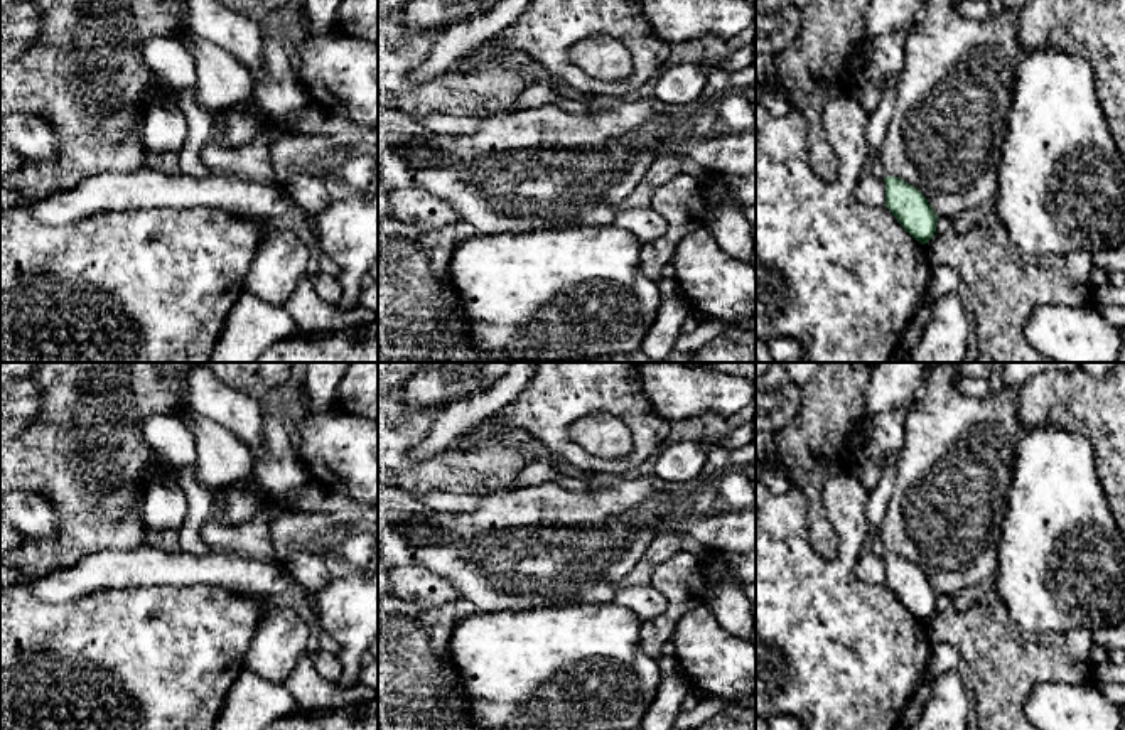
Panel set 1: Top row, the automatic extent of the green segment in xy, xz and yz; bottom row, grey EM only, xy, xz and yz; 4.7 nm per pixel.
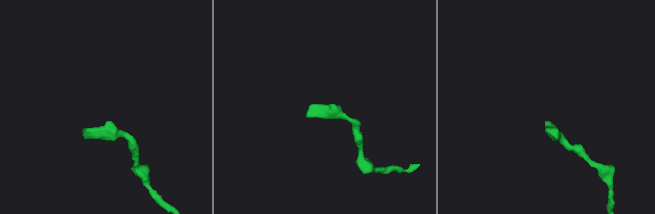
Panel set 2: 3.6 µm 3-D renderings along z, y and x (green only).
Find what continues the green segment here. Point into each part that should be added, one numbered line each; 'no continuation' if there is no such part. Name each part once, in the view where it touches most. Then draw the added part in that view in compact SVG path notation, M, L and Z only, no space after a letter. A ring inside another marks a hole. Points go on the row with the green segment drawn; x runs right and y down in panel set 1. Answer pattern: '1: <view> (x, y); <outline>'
1: yz (879, 118); M891 81L885 84L880 101L877 108L869 113L869 125L867 125L867 140L869 140L869 162L867 169L880 179L885 179L887 174L879 162L877 155L882 147L882 142L885 138L885 130L889 126L889 121L892 118L894 108L896 108L896 91L897 91L897 81Z

